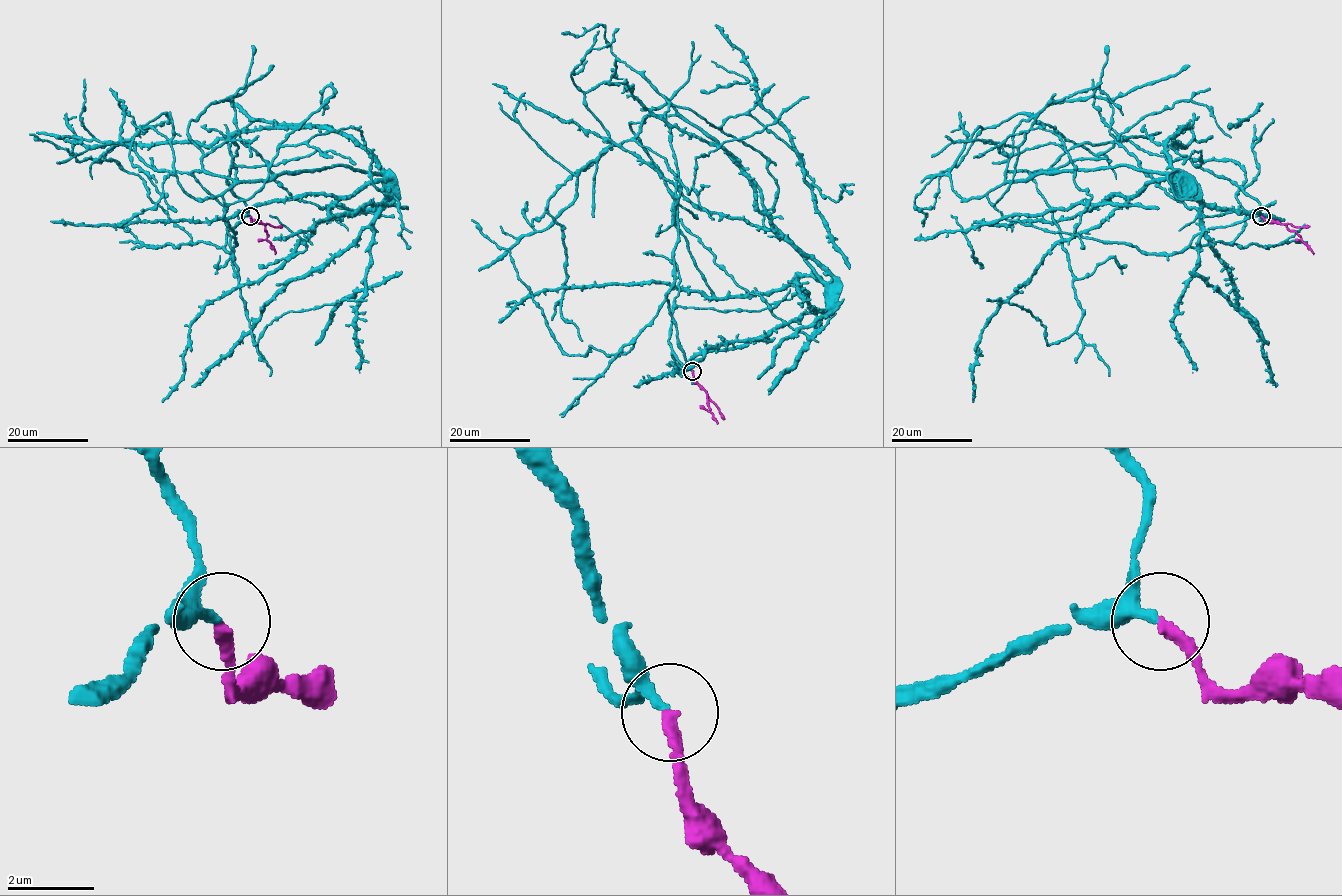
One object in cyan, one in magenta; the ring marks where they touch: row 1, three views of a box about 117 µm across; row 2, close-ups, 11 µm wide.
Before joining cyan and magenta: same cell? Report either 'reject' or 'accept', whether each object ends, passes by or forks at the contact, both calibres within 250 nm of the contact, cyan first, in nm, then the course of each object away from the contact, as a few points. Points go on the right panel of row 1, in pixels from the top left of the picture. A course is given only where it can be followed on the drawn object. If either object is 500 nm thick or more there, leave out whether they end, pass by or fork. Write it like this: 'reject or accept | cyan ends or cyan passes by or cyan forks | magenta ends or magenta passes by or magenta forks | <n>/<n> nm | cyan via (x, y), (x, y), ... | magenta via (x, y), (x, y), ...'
accept | cyan ends | magenta ends | 260/300 nm | cyan via (1260, 215), (1155, 255), (1008, 220), (991, 190), (1120, 165), (1172, 174), (1060, 240), (999, 306), (973, 401) | magenta via (1260, 215), (1265, 221), (1284, 225), (1314, 254)

